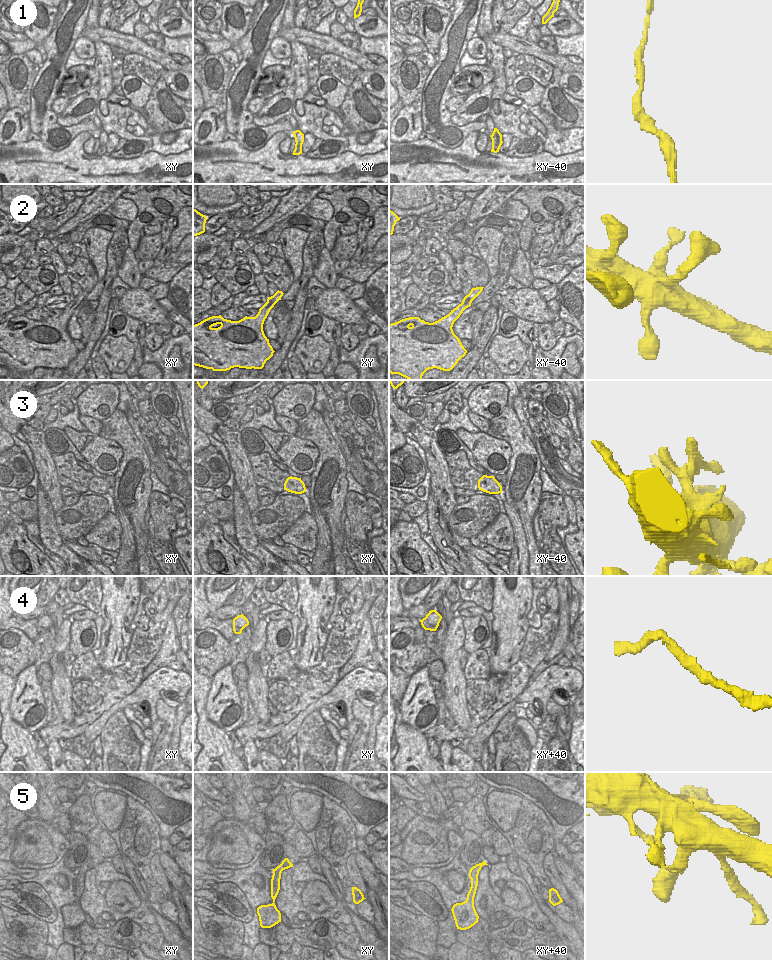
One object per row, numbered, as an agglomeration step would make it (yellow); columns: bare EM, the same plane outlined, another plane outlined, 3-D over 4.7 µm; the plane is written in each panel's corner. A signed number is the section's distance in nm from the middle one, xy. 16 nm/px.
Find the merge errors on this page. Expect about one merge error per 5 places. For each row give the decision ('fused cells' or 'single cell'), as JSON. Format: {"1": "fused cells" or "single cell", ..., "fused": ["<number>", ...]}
{"1": "single cell", "2": "single cell", "3": "single cell", "4": "single cell", "5": "single cell", "fused": []}

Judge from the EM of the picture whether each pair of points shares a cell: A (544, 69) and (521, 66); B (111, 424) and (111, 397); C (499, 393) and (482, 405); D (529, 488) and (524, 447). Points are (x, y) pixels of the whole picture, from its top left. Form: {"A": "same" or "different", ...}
{"A": "same", "B": "different", "C": "same", "D": "same"}

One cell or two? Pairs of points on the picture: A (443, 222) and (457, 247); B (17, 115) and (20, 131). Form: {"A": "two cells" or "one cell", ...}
{"A": "two cells", "B": "one cell"}

